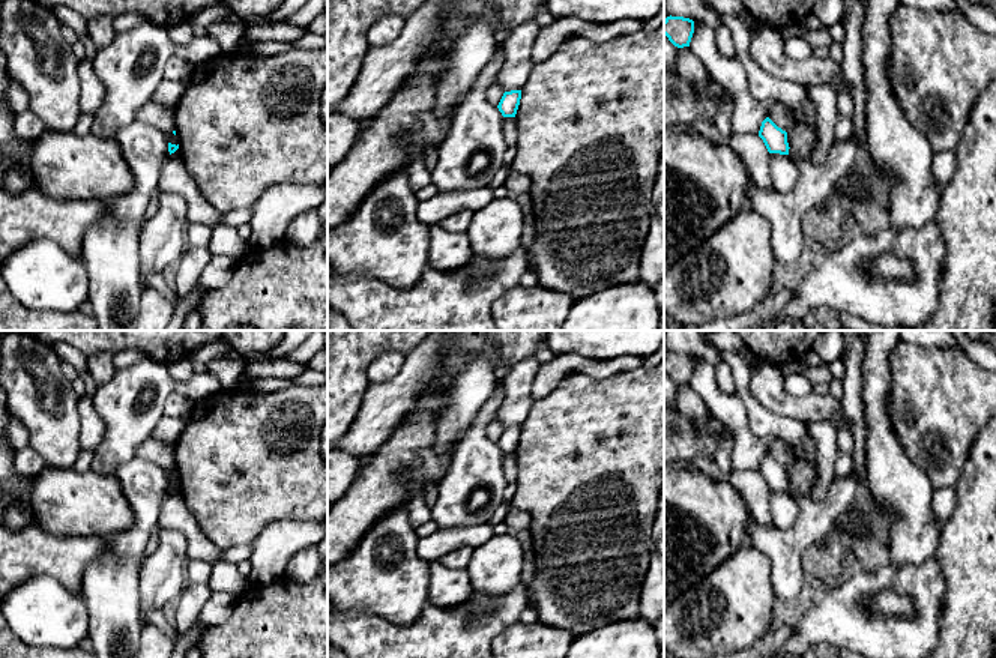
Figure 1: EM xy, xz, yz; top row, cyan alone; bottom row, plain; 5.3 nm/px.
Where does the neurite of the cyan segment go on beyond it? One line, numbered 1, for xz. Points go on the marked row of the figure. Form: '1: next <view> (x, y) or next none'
1: next none

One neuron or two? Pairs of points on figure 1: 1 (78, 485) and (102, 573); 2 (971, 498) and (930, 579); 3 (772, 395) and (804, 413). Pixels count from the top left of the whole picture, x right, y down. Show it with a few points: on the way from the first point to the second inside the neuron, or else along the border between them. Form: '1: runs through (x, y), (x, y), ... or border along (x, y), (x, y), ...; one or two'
1: border along (131, 511), (131, 525), (107, 538); two
2: border along (935, 558), (945, 582), (944, 595); two
3: runs through (780, 403), (796, 407); one

